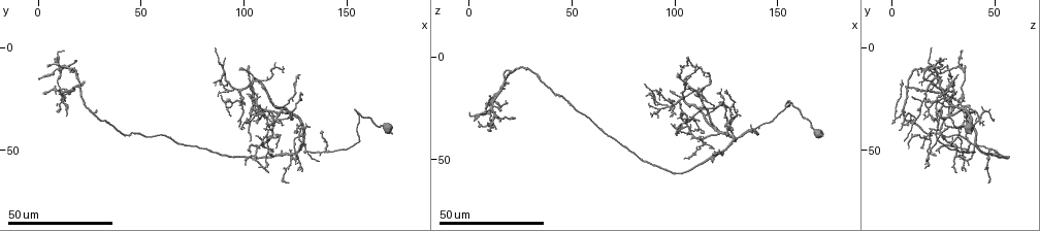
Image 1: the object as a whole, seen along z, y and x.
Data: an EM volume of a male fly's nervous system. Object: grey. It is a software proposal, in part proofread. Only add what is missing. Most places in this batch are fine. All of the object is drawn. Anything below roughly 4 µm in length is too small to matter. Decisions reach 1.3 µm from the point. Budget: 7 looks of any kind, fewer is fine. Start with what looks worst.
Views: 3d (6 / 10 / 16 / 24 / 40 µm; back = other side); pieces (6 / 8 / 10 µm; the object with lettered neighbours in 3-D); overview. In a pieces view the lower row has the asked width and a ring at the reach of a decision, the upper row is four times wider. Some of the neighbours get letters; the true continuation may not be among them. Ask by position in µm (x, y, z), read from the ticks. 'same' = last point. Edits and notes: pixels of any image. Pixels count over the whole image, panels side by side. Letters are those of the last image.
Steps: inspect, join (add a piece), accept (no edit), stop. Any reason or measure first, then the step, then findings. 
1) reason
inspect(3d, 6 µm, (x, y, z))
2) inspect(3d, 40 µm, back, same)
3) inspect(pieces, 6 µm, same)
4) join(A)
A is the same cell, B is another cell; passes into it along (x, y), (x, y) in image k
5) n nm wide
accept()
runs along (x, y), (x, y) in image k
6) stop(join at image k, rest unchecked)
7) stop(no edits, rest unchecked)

an open end
inspect(3d, 40 µm, (135, 56, 36))

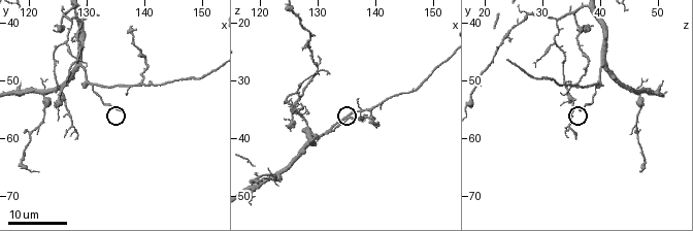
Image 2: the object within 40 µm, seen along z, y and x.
inspect(pieces, 10 µm, (136.5, 55.0, 36.5))

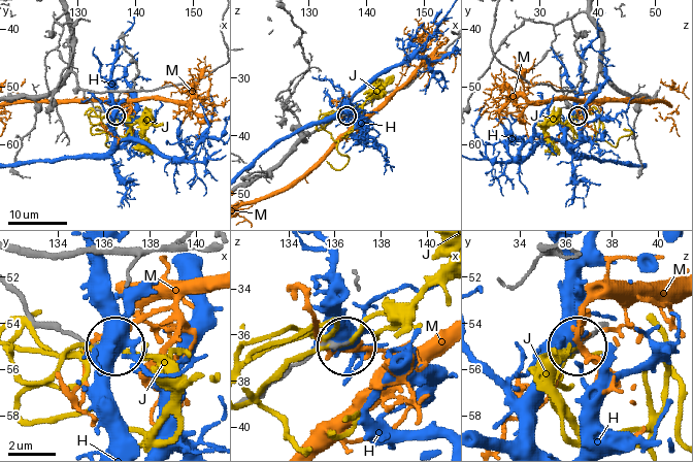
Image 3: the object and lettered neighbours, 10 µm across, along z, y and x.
190 nm wide
accept()
H, J and M are other cells; none of them fits

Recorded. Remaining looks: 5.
free end
inspect(3d, 40 µm, (98, 39, 22))

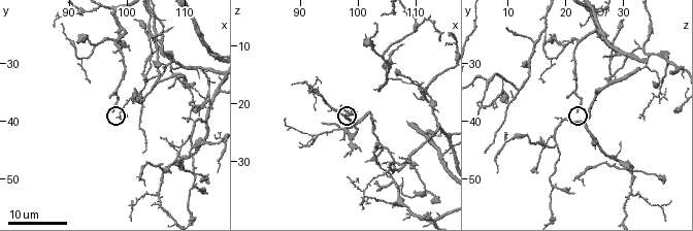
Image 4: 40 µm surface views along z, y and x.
inspect(pieces, 6 µm, (98.0, 38.5, 22.0))

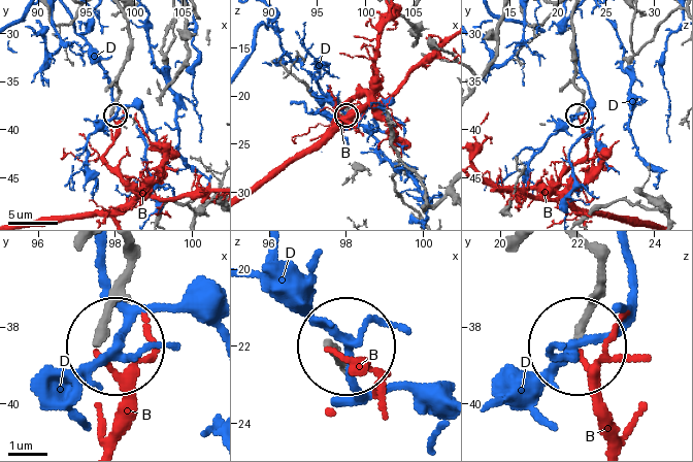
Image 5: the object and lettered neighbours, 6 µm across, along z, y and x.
accept()
B and D are other cells; no lettered piece goes on from it

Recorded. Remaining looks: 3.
free end
inspect(3d, 40 µm, (113, 61, 30))

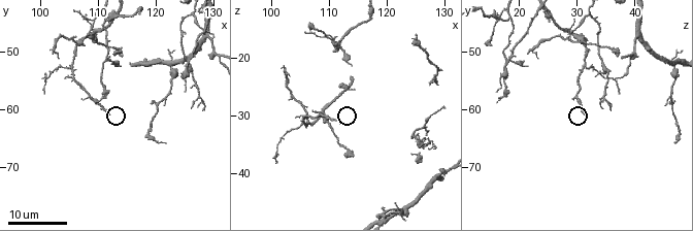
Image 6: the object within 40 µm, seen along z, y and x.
zoom in
inspect(3d, 10 µm, (112.0, 60.5, 31.5))

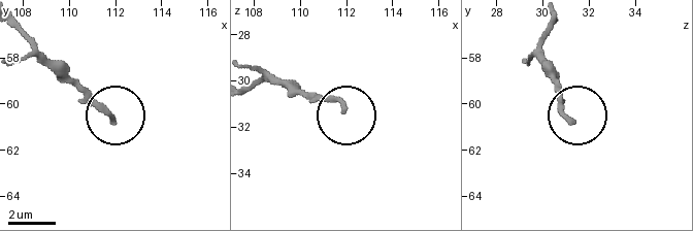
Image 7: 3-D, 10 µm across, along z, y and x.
inspect(pieces, 10 µm, (111.9, 60.6, 31.2))

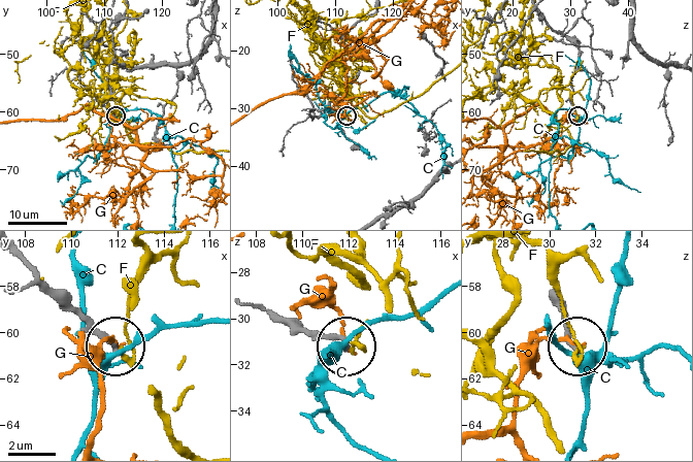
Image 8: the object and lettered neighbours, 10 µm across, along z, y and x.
accept()
C, F and G are other cells; runs along (287, 318), (343, 344) in image 8; none of them fits

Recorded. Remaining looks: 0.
stop(no edits, rest unchecked)

